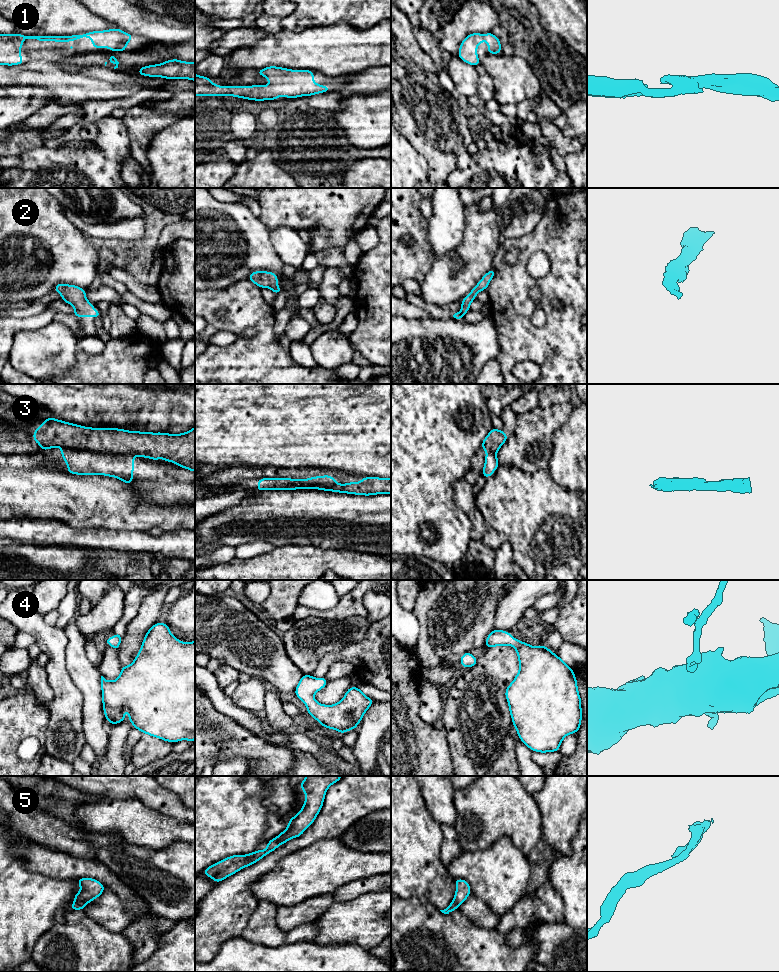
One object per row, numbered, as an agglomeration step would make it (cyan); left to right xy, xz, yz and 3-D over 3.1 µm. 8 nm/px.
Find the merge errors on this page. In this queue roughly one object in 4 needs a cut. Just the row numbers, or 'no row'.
3

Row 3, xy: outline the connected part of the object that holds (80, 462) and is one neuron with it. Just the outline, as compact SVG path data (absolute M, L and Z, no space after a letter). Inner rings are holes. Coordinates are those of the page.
M61 449L61 456L68 465L67 472L76 475L104 475L115 477L123 483L132 484L133 470L135 468L134 455L131 454L109 454L85 450Z

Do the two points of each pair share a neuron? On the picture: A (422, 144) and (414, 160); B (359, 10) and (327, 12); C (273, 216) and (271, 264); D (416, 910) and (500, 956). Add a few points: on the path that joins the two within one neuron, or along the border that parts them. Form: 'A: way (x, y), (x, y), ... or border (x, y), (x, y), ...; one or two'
A: border (402, 135), (426, 160), (427, 174); two
B: way (351, 10), (335, 10); one
C: border (257, 218), (269, 229); two
D: way (437, 931), (444, 934), (466, 956), (479, 956); one

